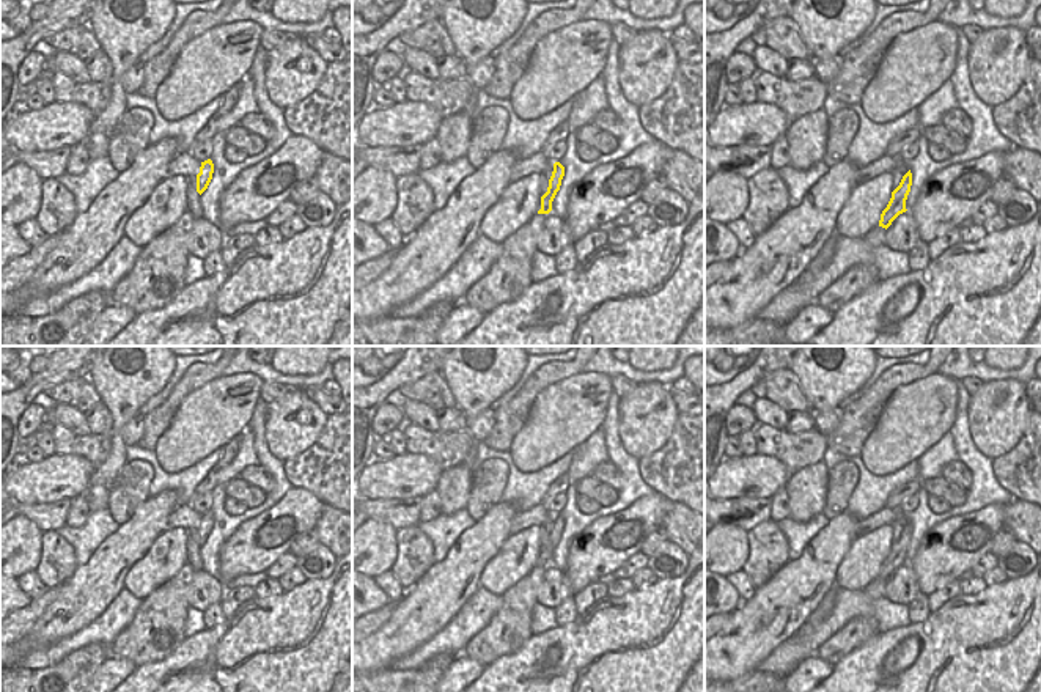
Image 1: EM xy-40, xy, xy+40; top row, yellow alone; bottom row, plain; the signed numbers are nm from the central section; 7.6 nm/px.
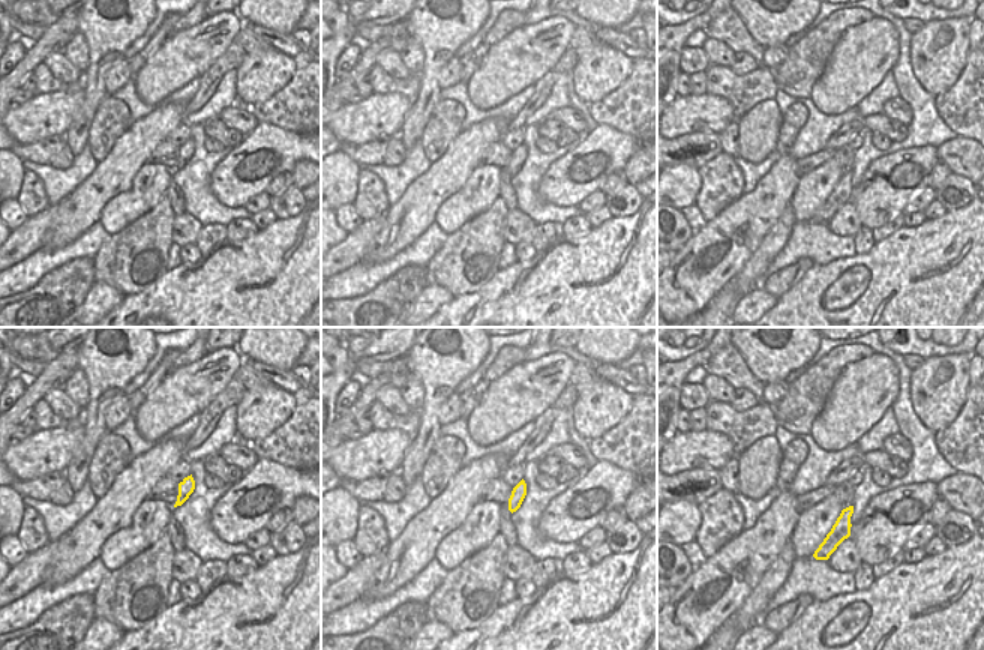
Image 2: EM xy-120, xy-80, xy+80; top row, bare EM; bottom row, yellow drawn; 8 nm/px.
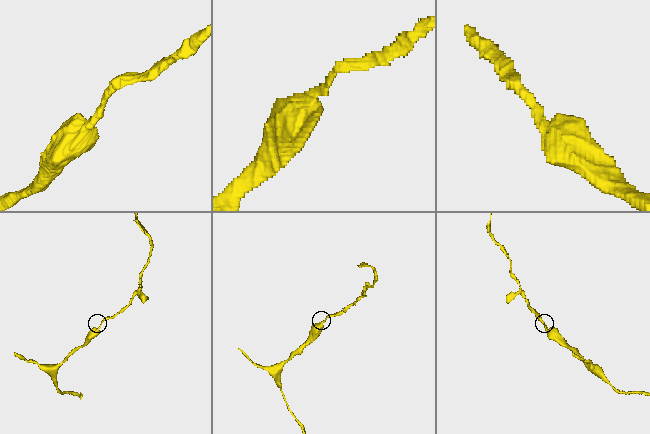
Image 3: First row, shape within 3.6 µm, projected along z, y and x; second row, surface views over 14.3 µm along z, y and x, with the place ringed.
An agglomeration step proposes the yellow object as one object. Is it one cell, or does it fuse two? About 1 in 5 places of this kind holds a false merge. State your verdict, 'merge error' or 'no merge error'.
no merge error

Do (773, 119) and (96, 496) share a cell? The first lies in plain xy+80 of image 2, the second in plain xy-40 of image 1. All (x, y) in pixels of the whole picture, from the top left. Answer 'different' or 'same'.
same

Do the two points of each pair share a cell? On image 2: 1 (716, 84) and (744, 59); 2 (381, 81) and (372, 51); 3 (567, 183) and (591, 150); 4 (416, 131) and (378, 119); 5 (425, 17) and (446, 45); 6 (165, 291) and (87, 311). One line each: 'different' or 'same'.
1: different
2: different
3: same
4: different
5: same
6: different

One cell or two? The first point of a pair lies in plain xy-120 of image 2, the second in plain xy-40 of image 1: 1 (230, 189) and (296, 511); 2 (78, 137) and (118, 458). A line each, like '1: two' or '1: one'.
1: one
2: one

